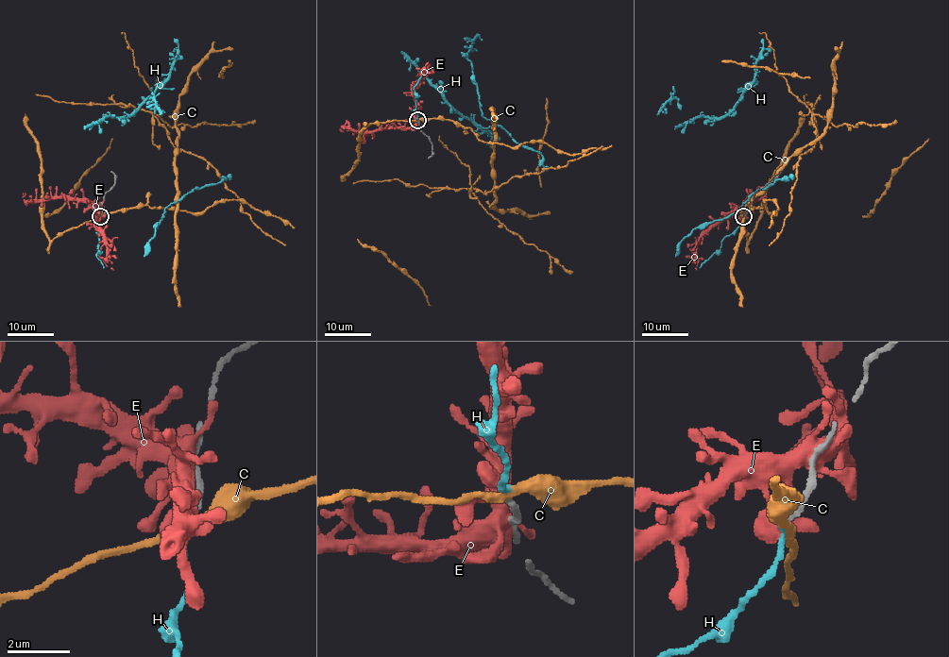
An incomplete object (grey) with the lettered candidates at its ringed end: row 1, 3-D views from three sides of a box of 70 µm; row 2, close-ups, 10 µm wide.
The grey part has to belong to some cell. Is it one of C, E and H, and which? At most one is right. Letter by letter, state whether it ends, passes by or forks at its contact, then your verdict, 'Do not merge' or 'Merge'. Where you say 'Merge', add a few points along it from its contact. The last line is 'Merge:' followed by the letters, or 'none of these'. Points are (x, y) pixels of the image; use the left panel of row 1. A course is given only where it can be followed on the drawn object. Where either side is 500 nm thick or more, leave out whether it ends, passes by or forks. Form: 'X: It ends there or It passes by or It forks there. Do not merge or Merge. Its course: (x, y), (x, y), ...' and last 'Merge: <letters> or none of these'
C: It passes by. Do not merge
E: Do not merge
H: It ends there. Merge
Merge: H

